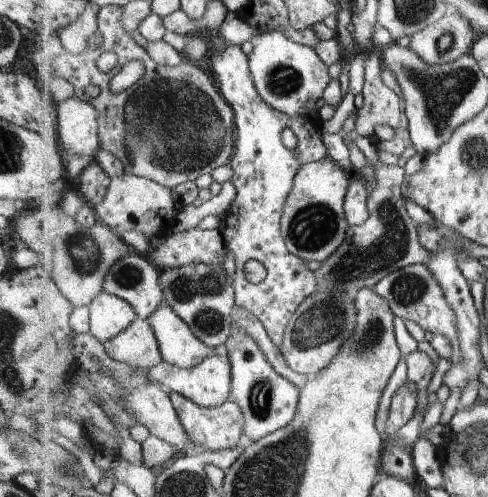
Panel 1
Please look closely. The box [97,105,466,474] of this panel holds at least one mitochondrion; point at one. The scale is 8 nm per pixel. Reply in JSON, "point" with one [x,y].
{"point":[386,245]}

